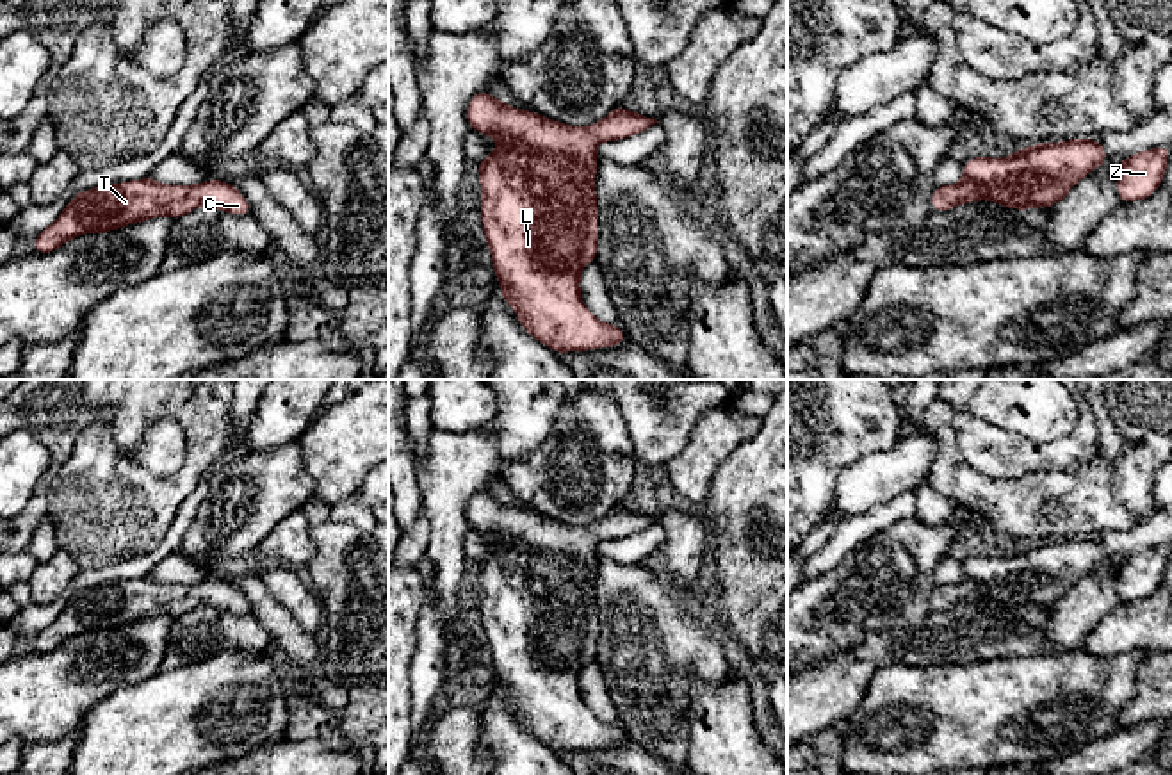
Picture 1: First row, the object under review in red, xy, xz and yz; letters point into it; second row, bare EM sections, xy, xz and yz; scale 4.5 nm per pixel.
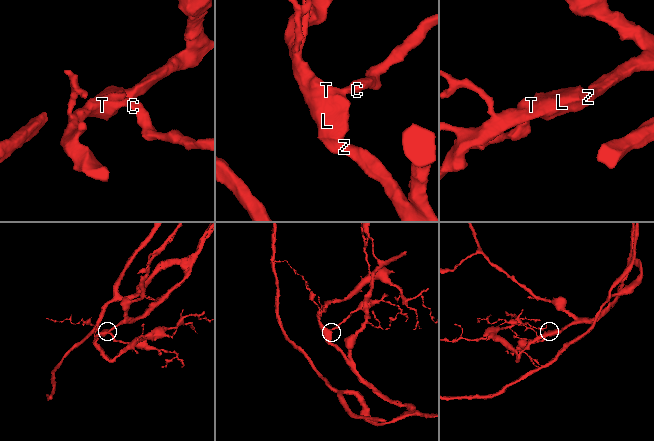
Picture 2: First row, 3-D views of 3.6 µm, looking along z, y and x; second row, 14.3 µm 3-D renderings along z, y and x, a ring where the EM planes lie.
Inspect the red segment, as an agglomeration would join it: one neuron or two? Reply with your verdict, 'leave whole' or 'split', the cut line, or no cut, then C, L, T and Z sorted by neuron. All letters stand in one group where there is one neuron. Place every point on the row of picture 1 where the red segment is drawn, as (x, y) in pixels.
leave whole; cut none; groups C L T Z

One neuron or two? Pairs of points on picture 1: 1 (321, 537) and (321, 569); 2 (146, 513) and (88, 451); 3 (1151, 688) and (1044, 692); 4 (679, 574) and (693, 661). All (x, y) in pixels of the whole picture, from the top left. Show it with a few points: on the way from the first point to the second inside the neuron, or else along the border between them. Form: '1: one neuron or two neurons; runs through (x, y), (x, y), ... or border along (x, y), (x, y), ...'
1: one neuron; runs through (323, 544), (323, 562)
2: one neuron; runs through (123, 513), (118, 513), (88, 483), (88, 474)
3: two neurons; border along (1151, 654), (1139, 668), (1137, 697), (1115, 724)
4: two neurons; border along (667, 579), (679, 595), (693, 599)

